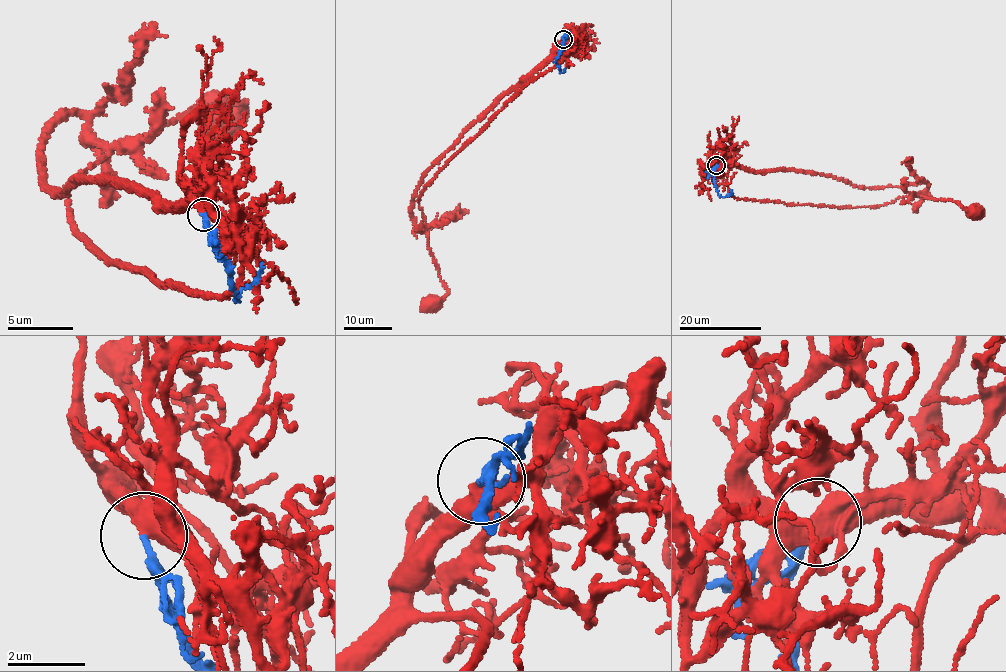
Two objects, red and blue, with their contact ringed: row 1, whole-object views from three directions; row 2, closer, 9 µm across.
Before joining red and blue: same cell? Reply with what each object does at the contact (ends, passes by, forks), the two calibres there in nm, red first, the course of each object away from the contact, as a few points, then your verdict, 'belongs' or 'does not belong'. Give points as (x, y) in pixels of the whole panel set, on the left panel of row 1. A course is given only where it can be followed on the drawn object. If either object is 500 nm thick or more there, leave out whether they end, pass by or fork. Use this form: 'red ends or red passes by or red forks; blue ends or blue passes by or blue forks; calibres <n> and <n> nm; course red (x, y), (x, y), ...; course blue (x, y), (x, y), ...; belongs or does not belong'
red forks; blue passes by; calibres 400 and 150 nm; course red (201, 214), (102, 174), (64, 194), (46, 134), (245, 106), (221, 114); course blue (204, 214), (214, 251), (227, 262), (234, 300), (236, 301), (253, 282), (262, 262); belongs

